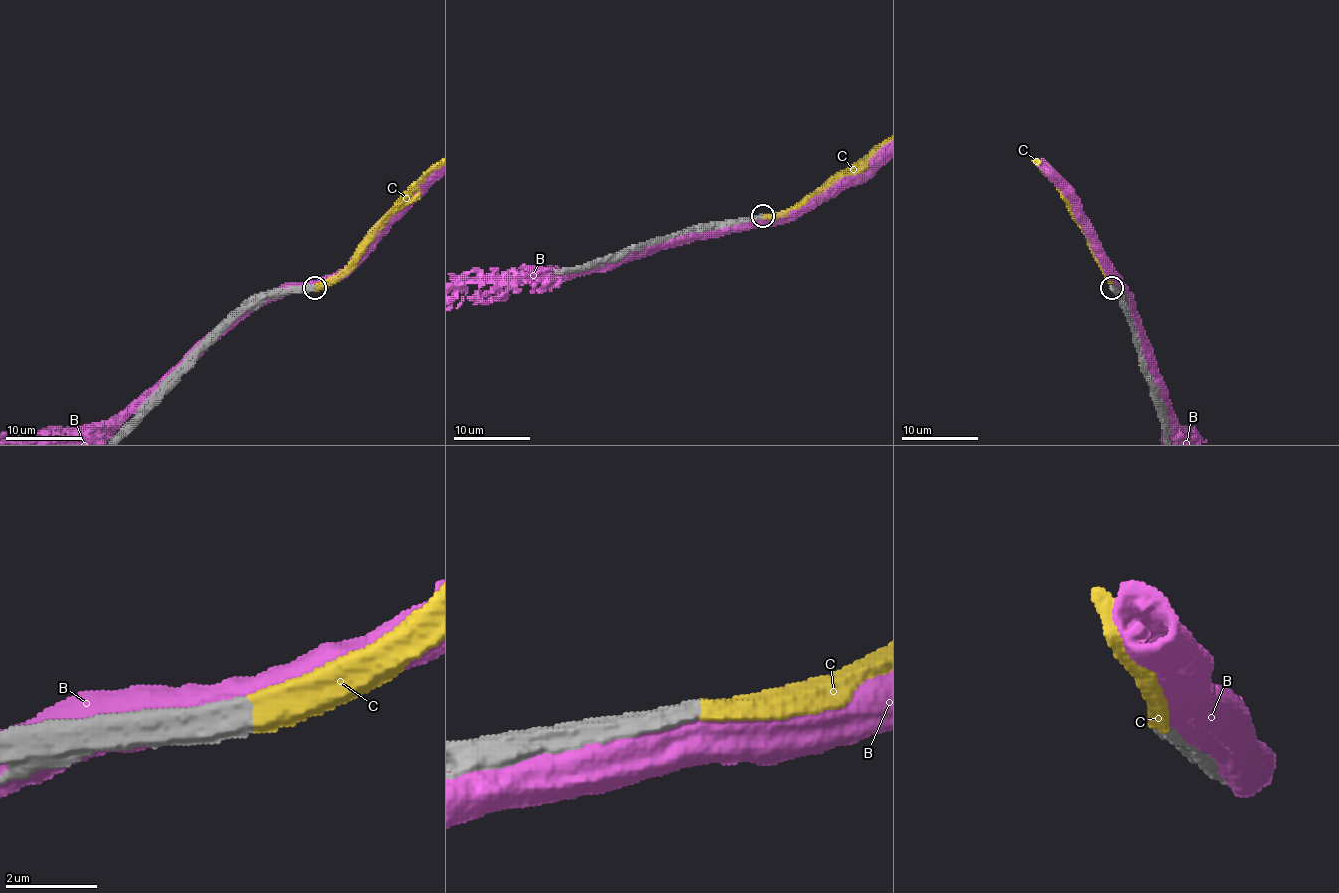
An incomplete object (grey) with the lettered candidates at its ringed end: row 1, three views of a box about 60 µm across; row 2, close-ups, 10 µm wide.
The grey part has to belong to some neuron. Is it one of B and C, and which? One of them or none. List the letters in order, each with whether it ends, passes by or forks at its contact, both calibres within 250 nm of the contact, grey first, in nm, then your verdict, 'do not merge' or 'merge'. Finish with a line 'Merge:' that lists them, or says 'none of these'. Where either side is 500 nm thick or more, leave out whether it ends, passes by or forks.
B: calibres 500 and 750 nm; do not merge
C: calibres 500 and 500 nm; merge
Merge: C

